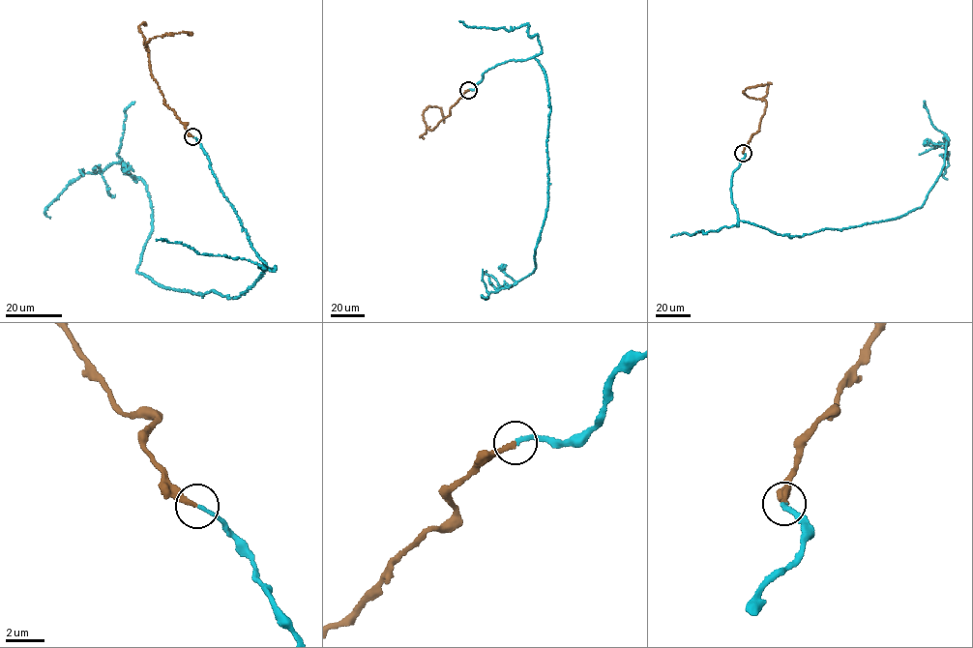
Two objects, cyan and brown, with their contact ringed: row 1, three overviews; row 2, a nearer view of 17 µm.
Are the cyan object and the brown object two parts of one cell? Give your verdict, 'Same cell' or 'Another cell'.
Same cell

